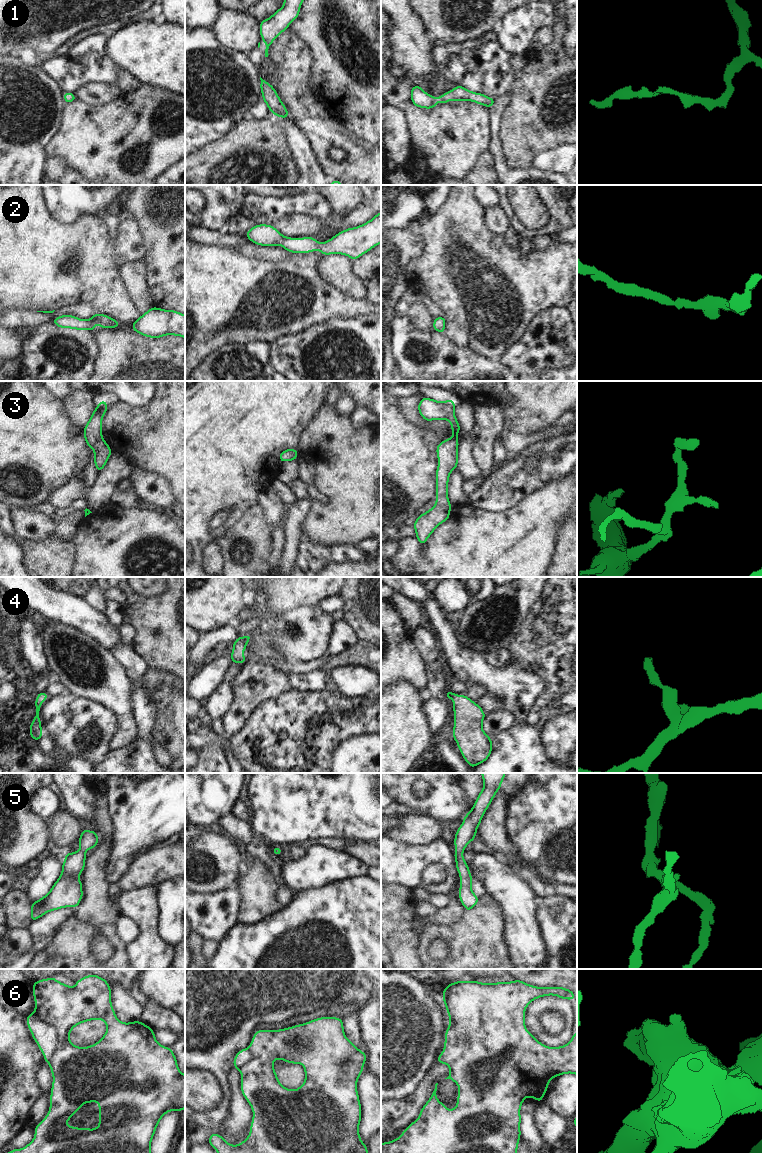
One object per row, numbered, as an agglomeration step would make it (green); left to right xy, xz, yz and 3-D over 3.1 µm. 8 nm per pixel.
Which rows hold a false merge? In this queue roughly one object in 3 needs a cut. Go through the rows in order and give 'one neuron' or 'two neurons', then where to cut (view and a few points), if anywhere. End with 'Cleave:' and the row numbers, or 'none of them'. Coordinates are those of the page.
1: one neuron; cut none
2: one neuron; cut none
3: two neurons; cut xy (101, 437), (92, 447)
4: one neuron; cut none
5: one neuron; cut none
6: two neurons; cut xy (35, 1011), (58, 1033), (58, 1048), (48, 1062)
Cleave: 3, 6

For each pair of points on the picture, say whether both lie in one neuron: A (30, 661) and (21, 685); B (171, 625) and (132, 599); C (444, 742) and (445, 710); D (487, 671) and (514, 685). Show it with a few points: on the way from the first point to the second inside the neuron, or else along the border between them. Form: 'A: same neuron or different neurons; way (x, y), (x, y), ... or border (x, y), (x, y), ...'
A: different neurons; border (19, 659), (27, 668)
B: same neuron; way (161, 623), (151, 618), (142, 609)
C: different neurons; border (452, 716), (442, 730), (431, 736)
D: same neuron; way (494, 678), (501, 685), (507, 685)

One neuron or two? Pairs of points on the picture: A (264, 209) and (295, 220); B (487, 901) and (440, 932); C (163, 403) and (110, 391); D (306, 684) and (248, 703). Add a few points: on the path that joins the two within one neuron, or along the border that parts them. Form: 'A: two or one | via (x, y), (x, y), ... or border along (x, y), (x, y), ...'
A: two | border along (306, 214), (286, 213), (272, 225)
B: one | via (479, 914), (461, 932), (453, 932)
C: two | border along (155, 391), (144, 406), (127, 404)
D: two | border along (286, 675), (288, 690)

